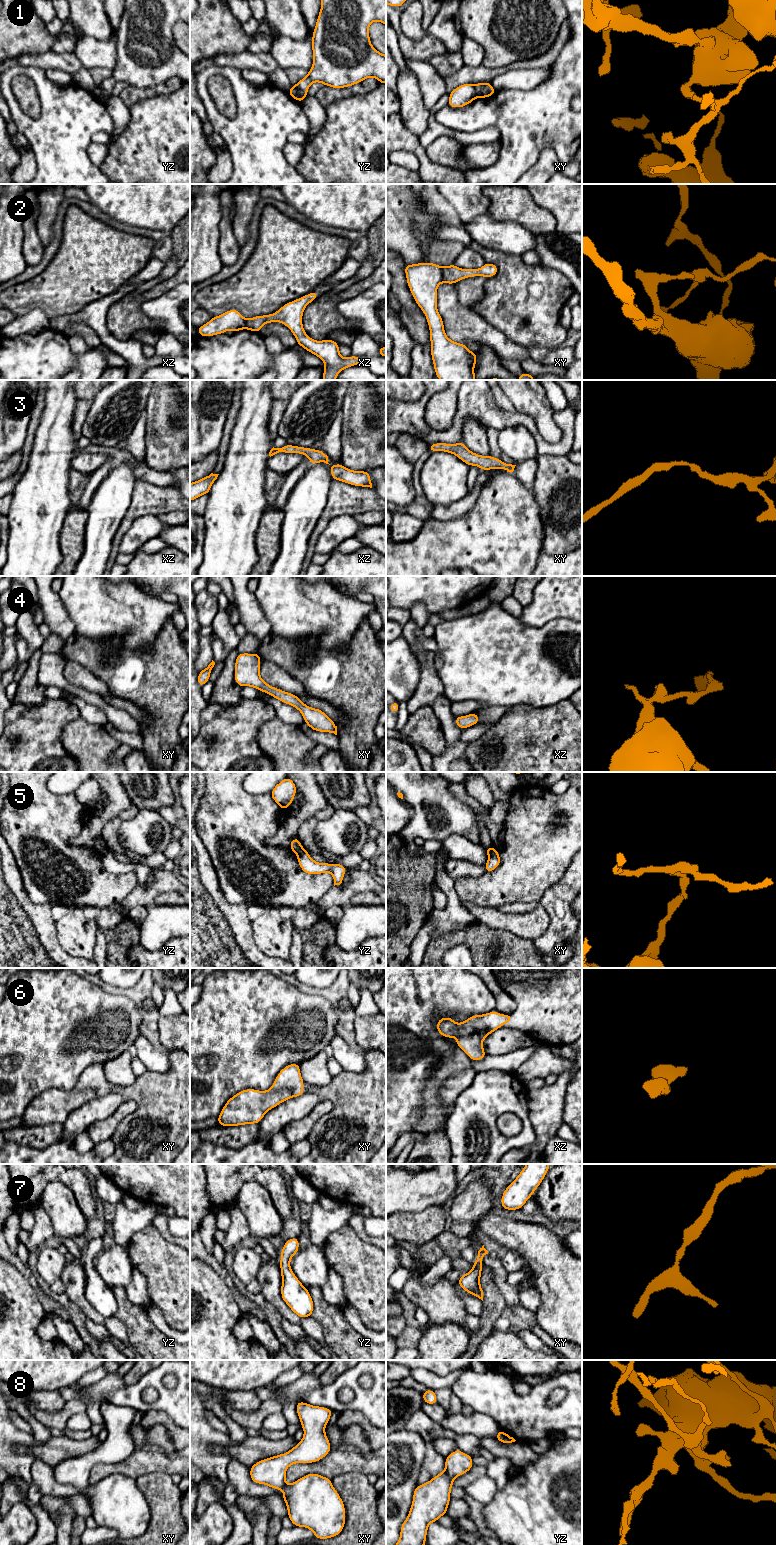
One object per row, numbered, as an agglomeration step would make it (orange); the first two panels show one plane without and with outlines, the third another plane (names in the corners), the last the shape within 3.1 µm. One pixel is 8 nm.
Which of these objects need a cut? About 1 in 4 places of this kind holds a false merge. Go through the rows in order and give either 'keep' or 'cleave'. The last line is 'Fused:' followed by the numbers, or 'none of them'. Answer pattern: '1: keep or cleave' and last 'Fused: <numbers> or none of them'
1: cleave
2: cleave
3: keep
4: keep
5: cleave
6: keep
7: keep
8: keep
Fused: 1, 2, 5

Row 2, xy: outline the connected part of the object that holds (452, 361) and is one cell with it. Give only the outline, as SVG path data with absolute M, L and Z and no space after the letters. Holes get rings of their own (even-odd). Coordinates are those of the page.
M434 263L405 264L408 287L426 316L431 343L431 357L440 380L476 380L477 355L465 344L450 340L437 310L437 288L443 282L442 267Z

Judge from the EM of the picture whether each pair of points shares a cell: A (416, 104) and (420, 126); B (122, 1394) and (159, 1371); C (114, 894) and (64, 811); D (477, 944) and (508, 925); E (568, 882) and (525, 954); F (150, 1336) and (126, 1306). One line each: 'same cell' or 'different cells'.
A: same cell
B: same cell
C: same cell
D: different cells
E: different cells
F: same cell

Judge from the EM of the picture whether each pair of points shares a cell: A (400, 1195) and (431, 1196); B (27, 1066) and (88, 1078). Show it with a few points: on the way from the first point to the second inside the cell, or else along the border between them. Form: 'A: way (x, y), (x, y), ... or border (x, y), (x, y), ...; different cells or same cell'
A: way (408, 1195), (423, 1195); same cell
B: border (100, 1063), (90, 1065), (72, 1089), (60, 1089); different cells

